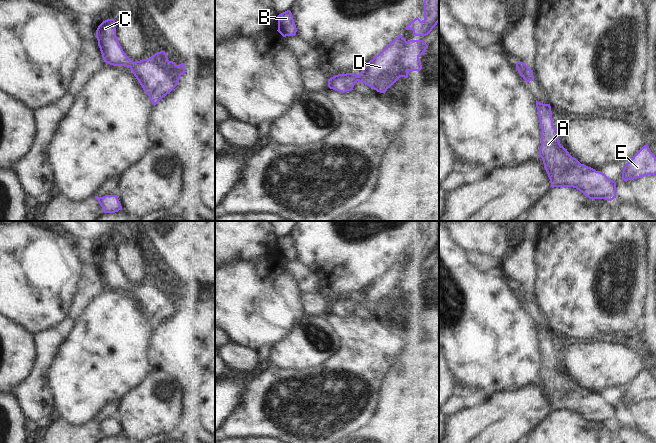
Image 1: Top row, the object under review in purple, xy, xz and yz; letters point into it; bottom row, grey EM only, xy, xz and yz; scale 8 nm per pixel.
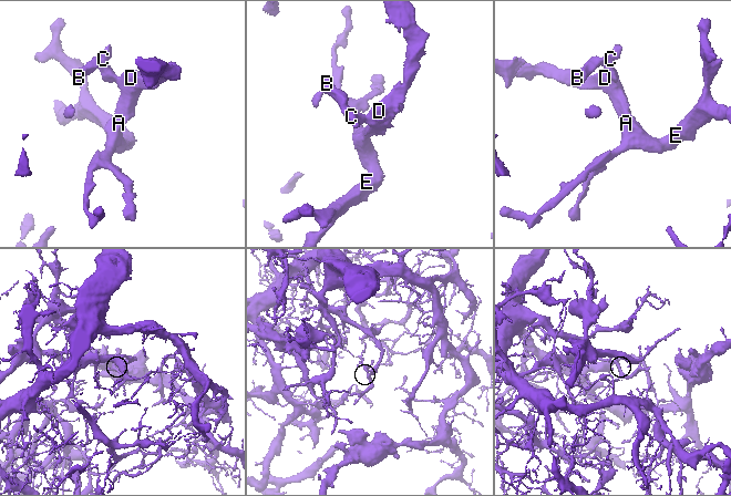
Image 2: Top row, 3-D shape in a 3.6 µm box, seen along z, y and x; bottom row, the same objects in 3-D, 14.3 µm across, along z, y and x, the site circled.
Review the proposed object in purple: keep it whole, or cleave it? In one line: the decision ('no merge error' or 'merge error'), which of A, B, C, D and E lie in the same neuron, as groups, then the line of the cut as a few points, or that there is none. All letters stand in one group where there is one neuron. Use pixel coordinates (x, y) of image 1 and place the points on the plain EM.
no merge error; A B C D E; no cut

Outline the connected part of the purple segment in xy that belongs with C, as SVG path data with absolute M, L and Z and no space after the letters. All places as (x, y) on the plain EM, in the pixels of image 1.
M107 243L98 250L96 262L104 286L113 290L130 292L154 330L177 310L180 301L185 298L185 288L177 289L175 286L169 285L165 275L157 276L148 283L133 286L119 268L114 243Z

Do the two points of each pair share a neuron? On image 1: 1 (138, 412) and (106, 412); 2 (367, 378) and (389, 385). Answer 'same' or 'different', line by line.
1: different
2: different

